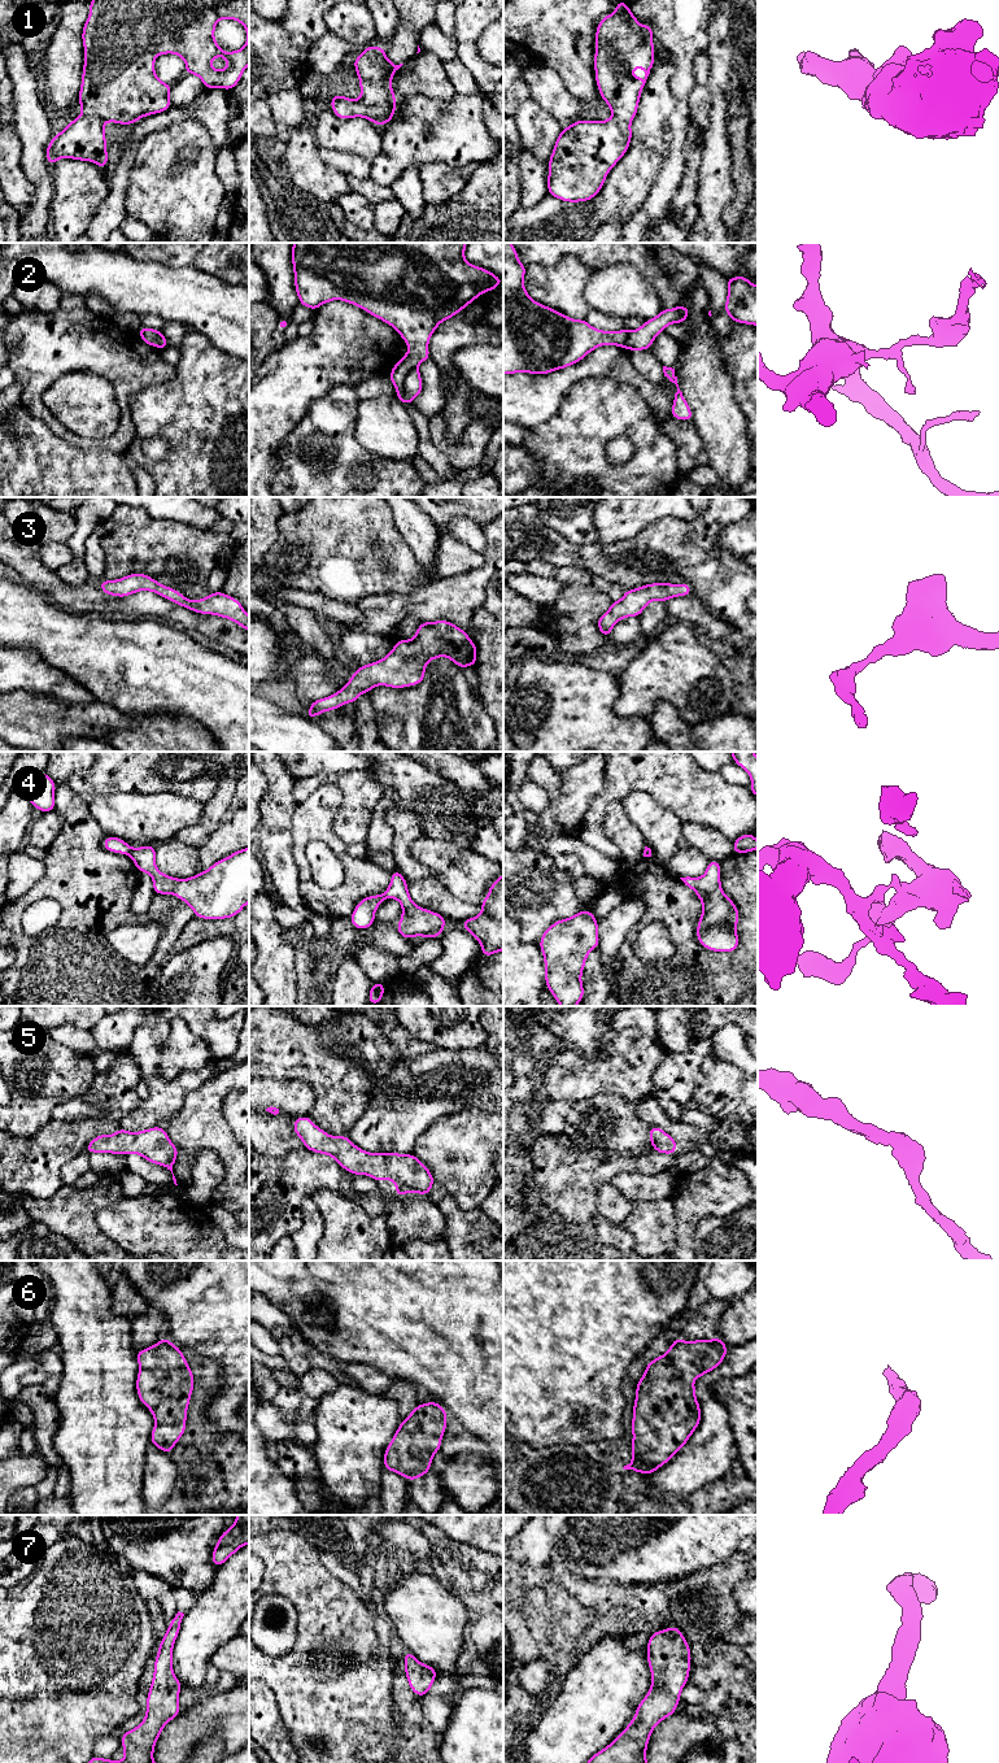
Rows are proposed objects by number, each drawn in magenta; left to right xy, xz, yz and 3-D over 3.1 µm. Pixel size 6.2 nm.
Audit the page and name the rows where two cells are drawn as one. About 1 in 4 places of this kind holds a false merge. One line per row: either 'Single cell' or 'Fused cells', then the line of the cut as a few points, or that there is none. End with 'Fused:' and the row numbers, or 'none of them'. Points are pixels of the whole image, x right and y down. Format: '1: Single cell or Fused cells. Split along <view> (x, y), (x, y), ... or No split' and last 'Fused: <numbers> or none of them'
1: Single cell. No split
2: Fused cells. Split along xz (417, 366), (404, 381), (404, 397), (409, 403)
3: Single cell. No split
4: Fused cells. Split along xy (131, 848), (129, 854)
5: Single cell. No split
6: Single cell. No split
7: Single cell. No split
Fused: 2, 4

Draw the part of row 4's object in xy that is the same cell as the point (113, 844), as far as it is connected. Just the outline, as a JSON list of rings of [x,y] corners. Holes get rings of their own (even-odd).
[[[108,836],[102,841],[102,846],[112,853],[121,853],[126,856],[130,856],[132,849],[126,841],[123,841],[122,839],[117,836]]]

